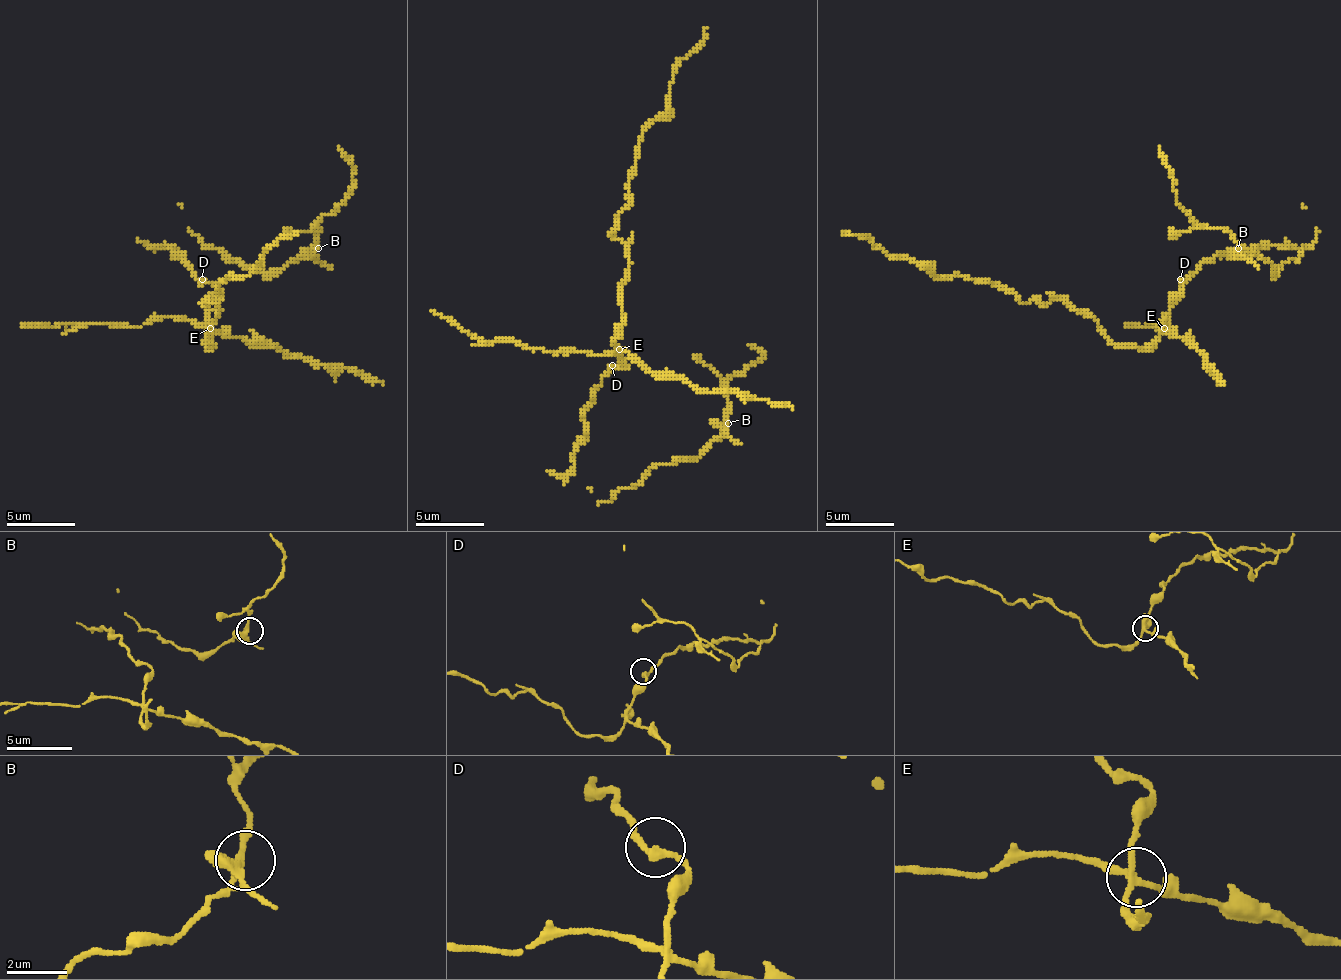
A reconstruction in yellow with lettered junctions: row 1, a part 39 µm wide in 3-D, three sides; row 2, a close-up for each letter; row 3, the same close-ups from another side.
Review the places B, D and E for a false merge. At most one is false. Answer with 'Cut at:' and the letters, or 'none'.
Cut at: E

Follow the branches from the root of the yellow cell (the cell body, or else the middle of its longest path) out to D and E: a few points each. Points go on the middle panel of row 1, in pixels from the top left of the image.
D: (601, 379), (612, 365)
E: (601, 379), (612, 369), (625, 365), (618, 358), (618, 348)

